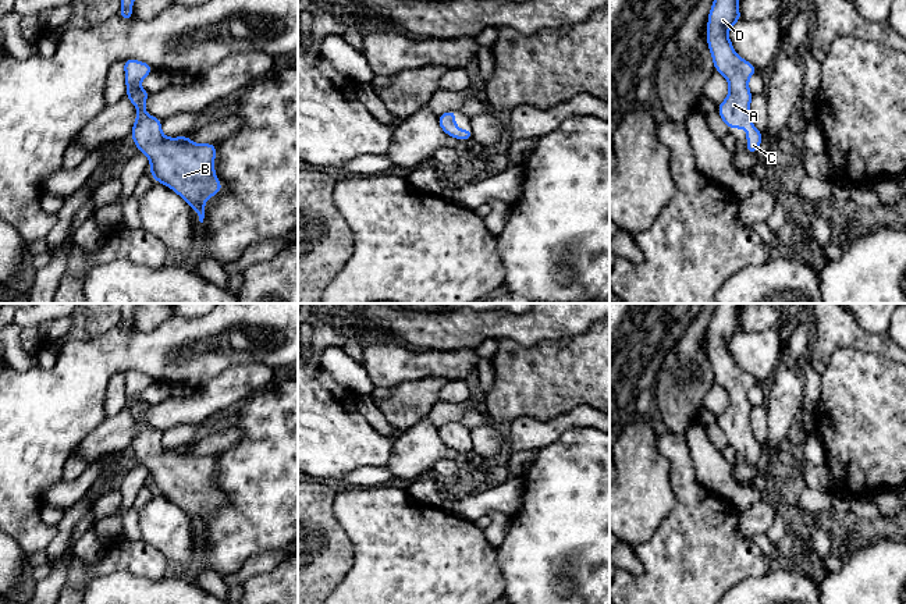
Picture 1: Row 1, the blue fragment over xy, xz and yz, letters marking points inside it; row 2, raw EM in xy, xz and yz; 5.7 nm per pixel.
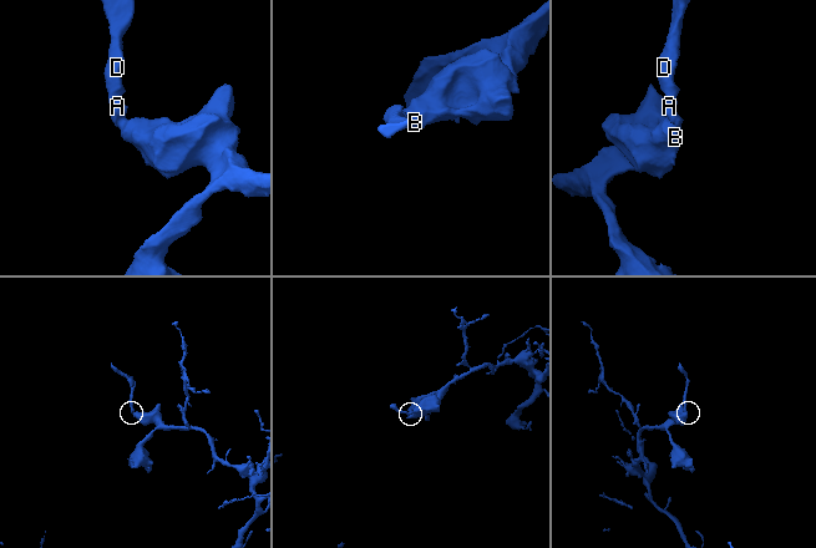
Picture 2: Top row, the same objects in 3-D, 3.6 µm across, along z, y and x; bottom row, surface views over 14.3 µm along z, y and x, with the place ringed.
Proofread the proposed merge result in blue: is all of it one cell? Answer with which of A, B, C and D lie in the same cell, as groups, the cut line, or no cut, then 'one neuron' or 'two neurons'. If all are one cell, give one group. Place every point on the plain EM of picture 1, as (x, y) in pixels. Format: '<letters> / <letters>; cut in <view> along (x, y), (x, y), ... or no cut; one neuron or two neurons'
A B C D; no cut; one neuron

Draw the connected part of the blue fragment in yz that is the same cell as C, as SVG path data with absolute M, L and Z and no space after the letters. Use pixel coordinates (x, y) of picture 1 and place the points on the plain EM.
M717 303L708 327L707 356L711 362L715 383L721 384L729 395L728 409L718 418L728 441L745 440L747 443L746 461L756 466L764 447L753 438L750 429L752 404L747 399L749 390L757 380L740 370L728 349L728 341L742 333L738 313L742 303Z

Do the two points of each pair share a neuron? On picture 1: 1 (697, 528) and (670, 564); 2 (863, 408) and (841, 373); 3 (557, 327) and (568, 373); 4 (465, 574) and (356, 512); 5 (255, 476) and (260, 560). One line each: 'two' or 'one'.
1: one
2: one
3: two
4: one
5: two

